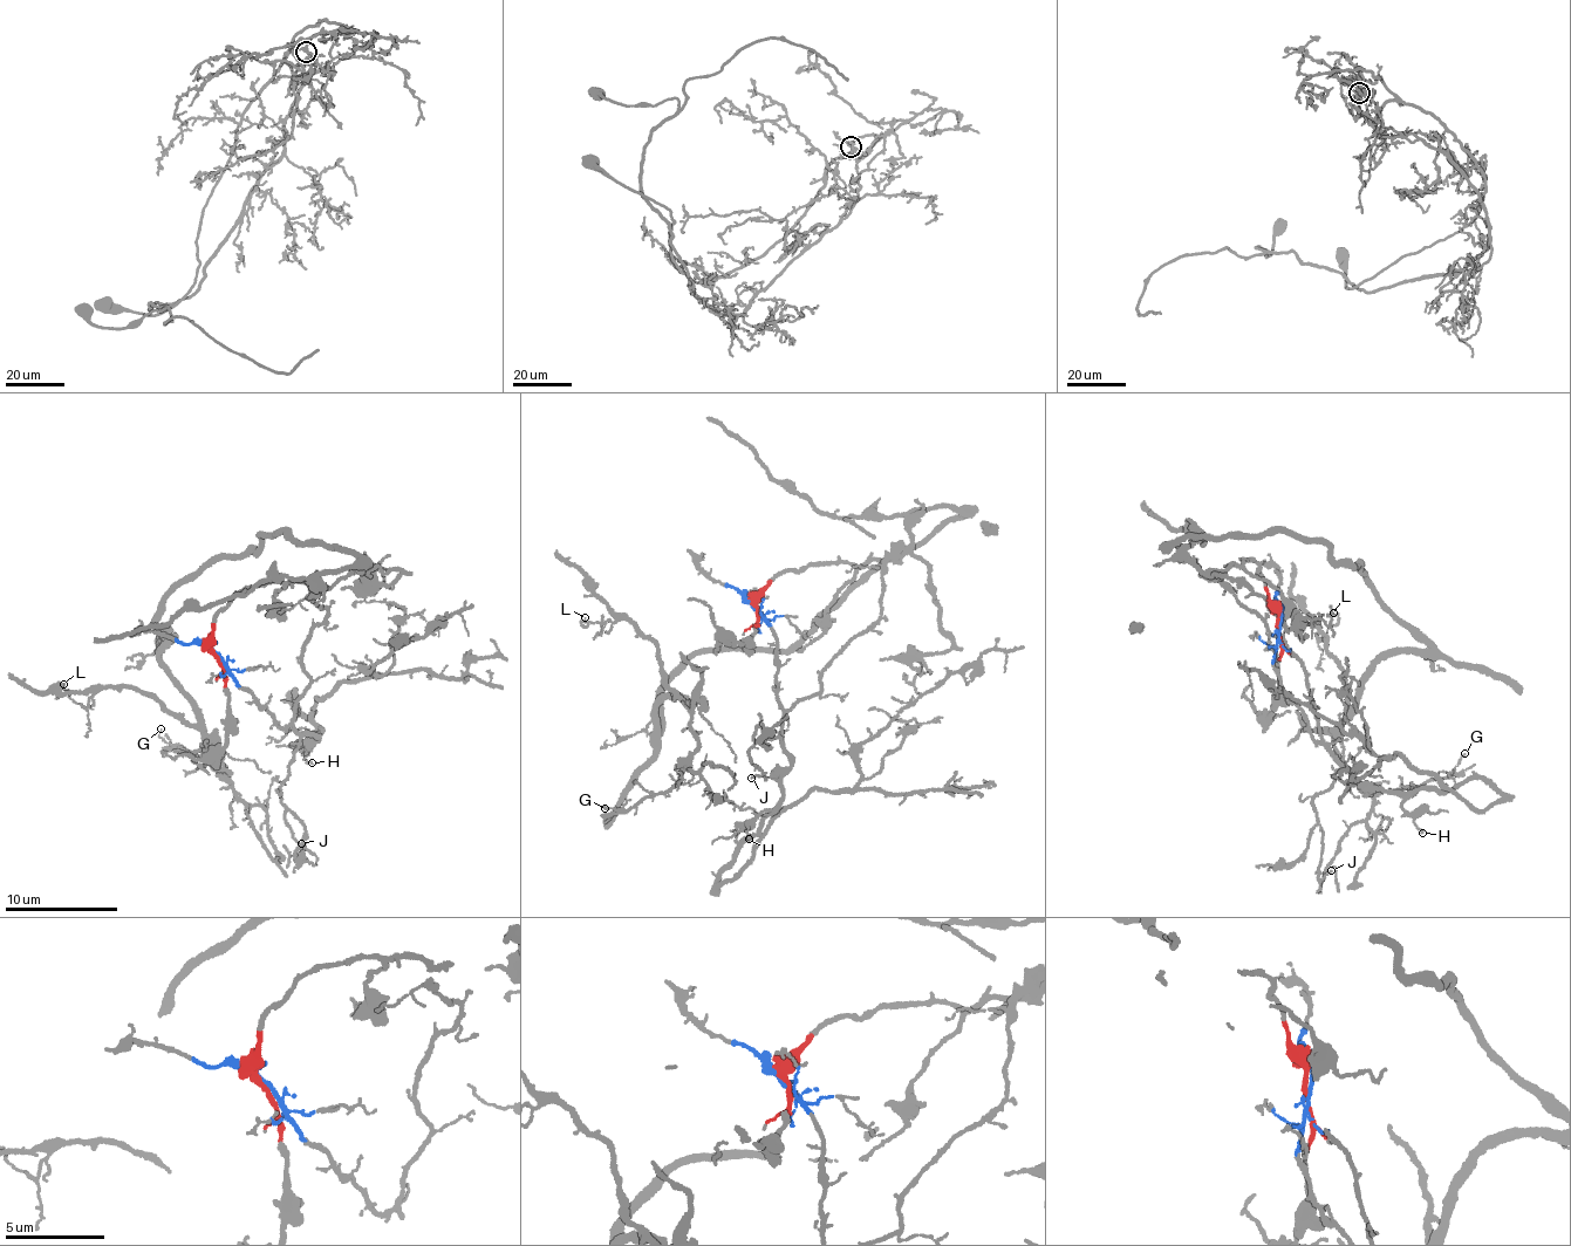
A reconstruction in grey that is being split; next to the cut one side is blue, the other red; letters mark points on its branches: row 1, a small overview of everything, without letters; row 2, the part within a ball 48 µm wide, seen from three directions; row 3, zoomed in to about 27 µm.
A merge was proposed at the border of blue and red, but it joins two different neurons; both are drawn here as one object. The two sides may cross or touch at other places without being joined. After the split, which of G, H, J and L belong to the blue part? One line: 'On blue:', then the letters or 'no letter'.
On blue: H, J

